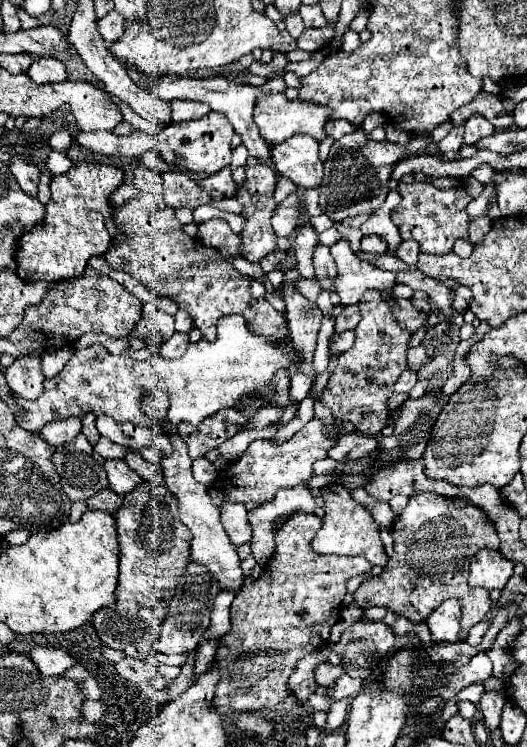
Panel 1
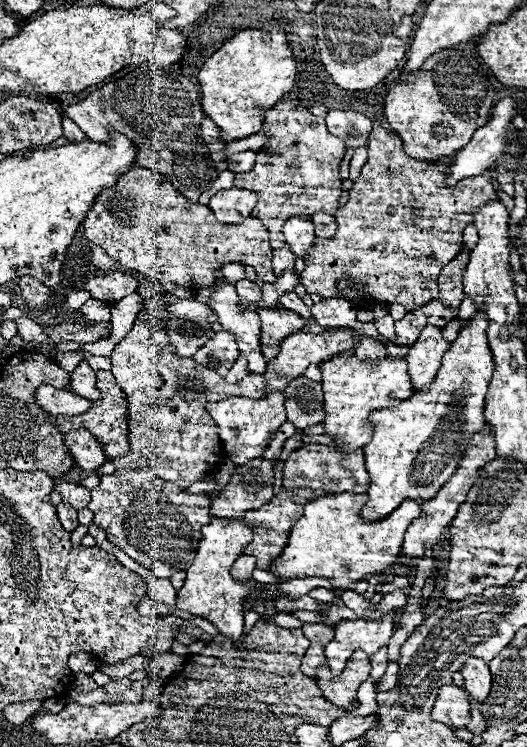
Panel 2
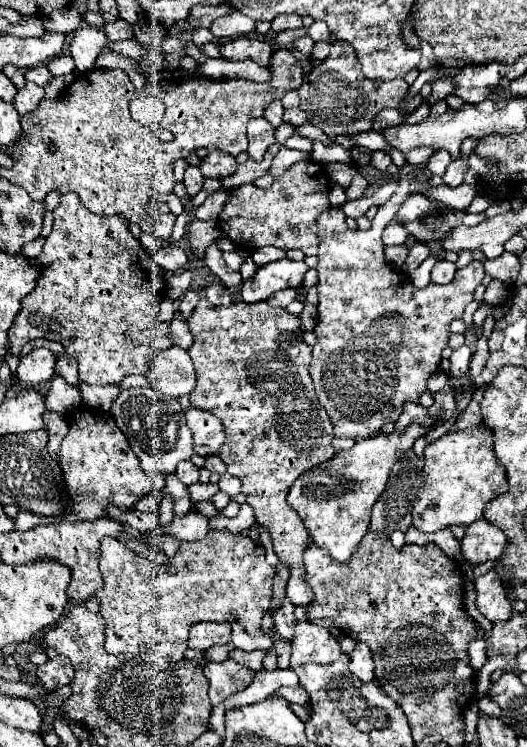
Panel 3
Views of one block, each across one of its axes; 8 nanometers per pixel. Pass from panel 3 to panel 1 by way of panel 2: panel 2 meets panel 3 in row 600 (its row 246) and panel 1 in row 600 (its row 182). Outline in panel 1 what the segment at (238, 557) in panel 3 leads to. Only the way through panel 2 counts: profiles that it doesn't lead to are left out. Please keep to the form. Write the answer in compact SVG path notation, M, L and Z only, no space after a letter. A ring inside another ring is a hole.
M148 480L124 496L122 508L114 514L114 520L120 546L116 602L110 608L94 612L92 624L104 646L144 660L154 652L176 582L190 564L190 532L178 518L178 500L174 500L166 486L156 486Z

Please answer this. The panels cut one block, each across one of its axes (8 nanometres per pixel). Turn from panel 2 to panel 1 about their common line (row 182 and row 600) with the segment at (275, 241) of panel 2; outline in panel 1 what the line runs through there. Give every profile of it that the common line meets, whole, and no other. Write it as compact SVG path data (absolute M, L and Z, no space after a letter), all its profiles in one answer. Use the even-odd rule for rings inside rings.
M294 514L294 518L276 532L276 552L266 562L262 576L242 588L234 598L232 630L218 640L220 644L214 656L214 666L220 672L212 700L214 708L228 706L238 712L278 712L298 704L288 690L288 676L296 668L298 658L306 656L308 648L324 648L328 644L330 626L336 622L334 616L340 616L346 596L346 582L372 568L365 558L316 554L310 540L320 524L322 520L316 514ZM282 644L296 644L296 648L288 650Z

